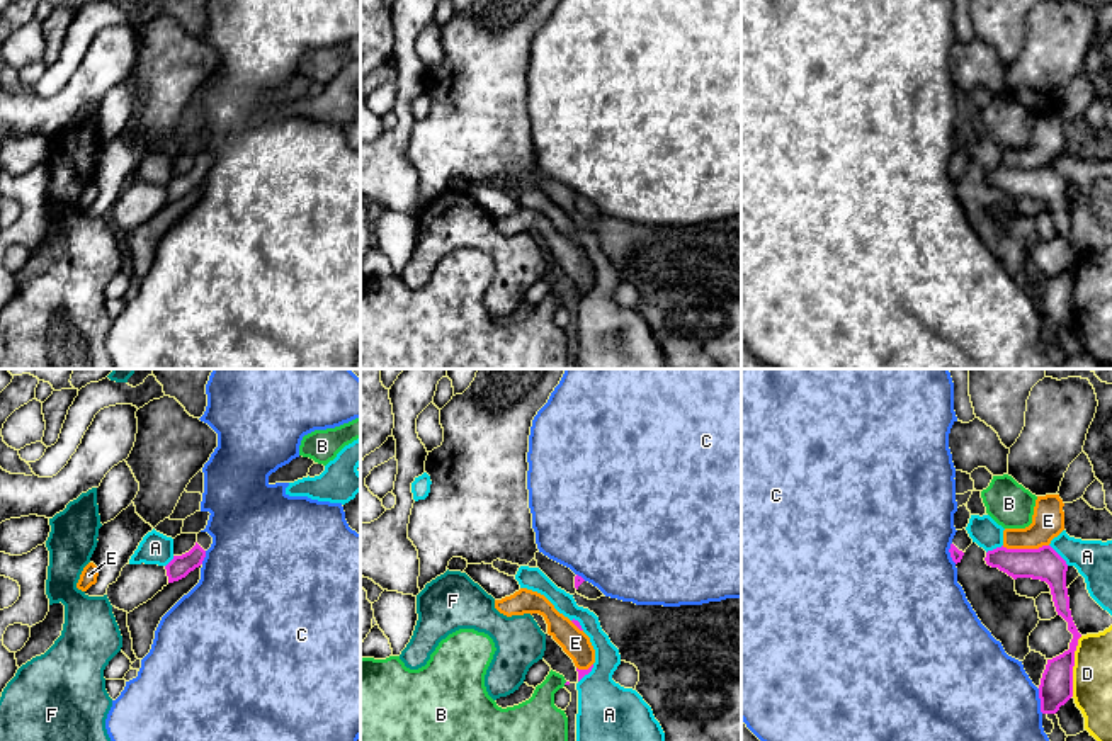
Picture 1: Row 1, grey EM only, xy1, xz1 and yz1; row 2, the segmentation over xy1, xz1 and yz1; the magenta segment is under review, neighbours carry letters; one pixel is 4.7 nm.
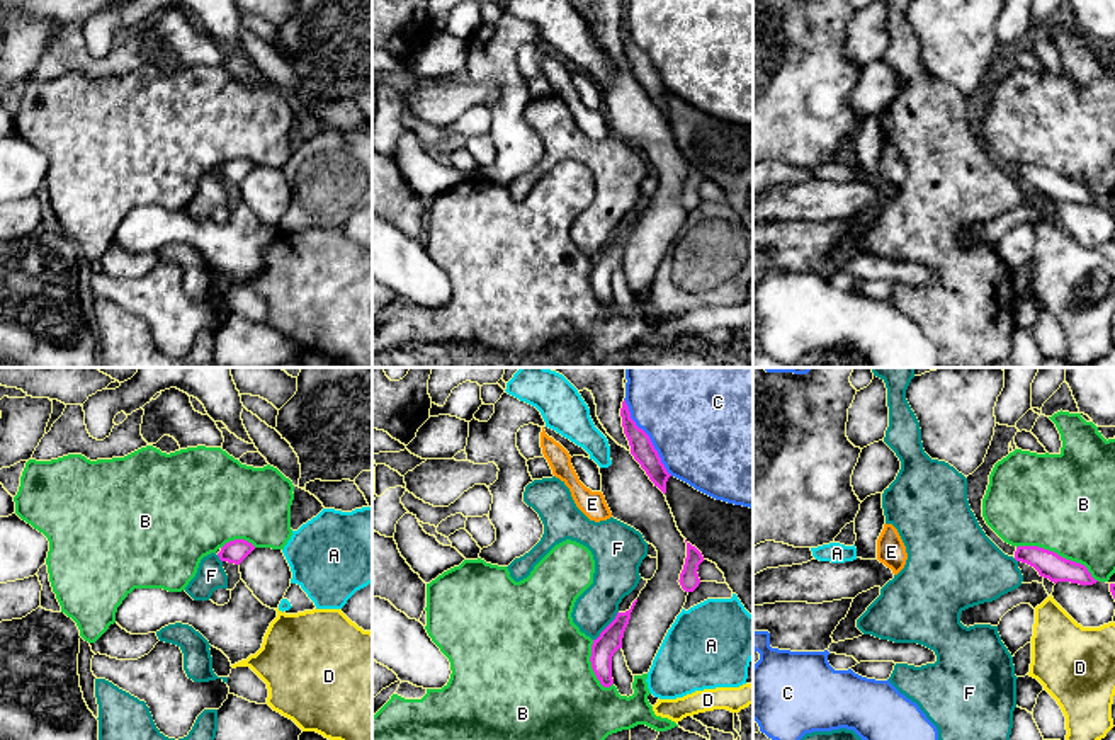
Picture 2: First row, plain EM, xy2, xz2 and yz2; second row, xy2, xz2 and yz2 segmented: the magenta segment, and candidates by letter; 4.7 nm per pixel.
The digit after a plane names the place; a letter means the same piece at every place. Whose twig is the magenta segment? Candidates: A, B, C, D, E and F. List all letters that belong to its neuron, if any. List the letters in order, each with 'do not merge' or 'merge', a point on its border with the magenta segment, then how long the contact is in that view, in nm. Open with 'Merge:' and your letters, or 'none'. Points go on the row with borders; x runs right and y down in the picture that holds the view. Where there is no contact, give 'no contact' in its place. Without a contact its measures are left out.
Merge: none
A: do not merge | yz1 (1058, 554) | 140 nm
B: do not merge | yz2 (1058, 555) | 420 nm
C: do not merge | xz2 (648, 438) | 440 nm
D: do not merge | yz1 (1073, 665) | 300 nm
E: do not merge | yz1 (1024, 549) | 220 nm
F: do not merge | xz2 (607, 626) | 180 nm

